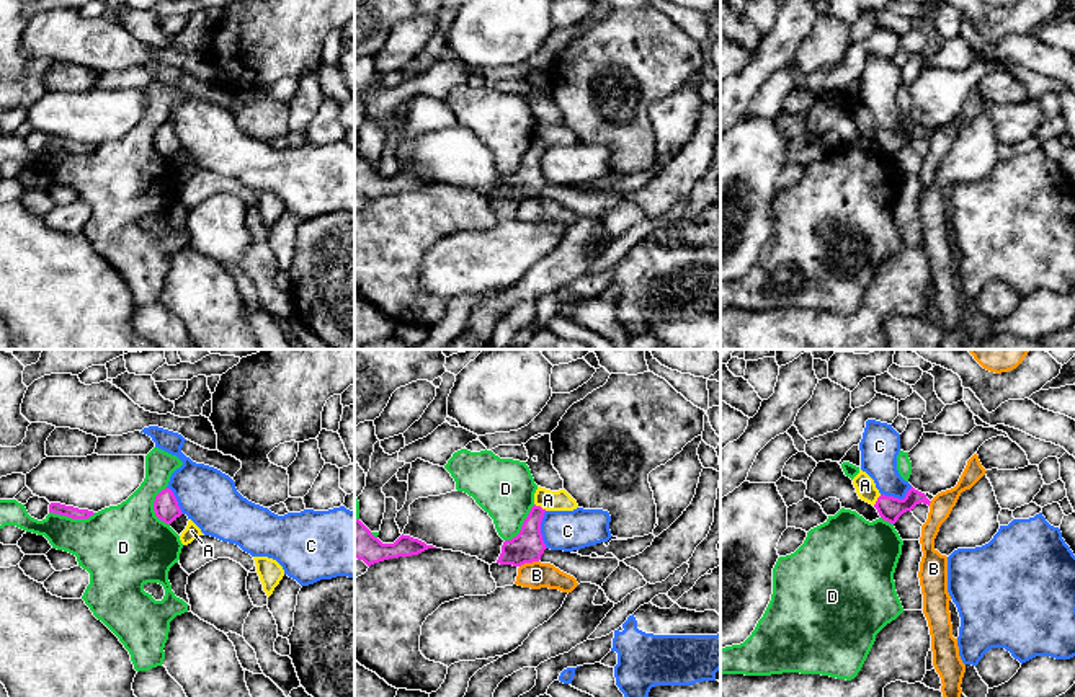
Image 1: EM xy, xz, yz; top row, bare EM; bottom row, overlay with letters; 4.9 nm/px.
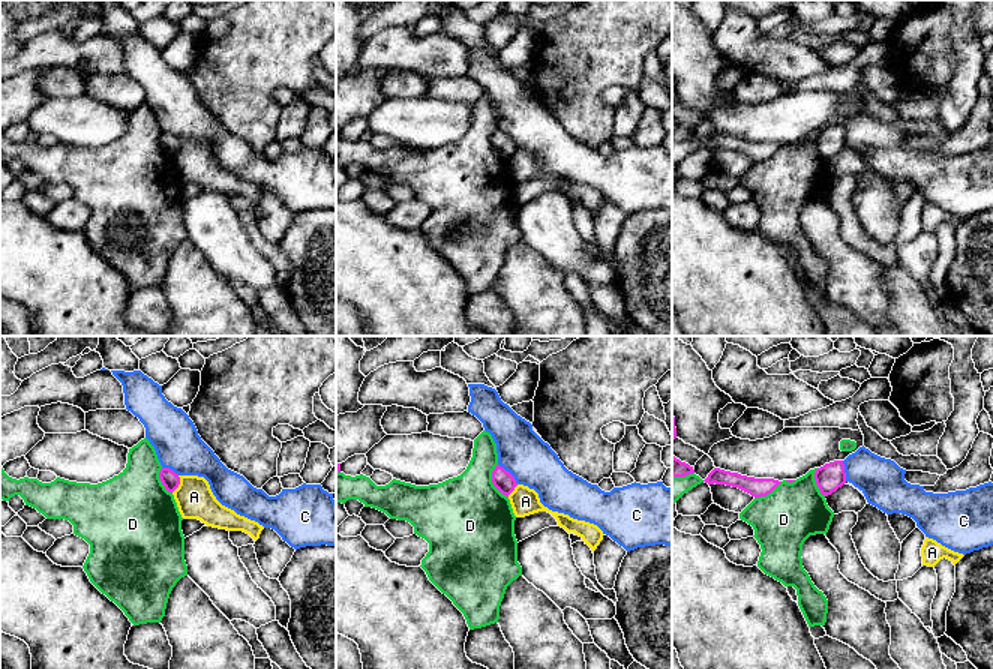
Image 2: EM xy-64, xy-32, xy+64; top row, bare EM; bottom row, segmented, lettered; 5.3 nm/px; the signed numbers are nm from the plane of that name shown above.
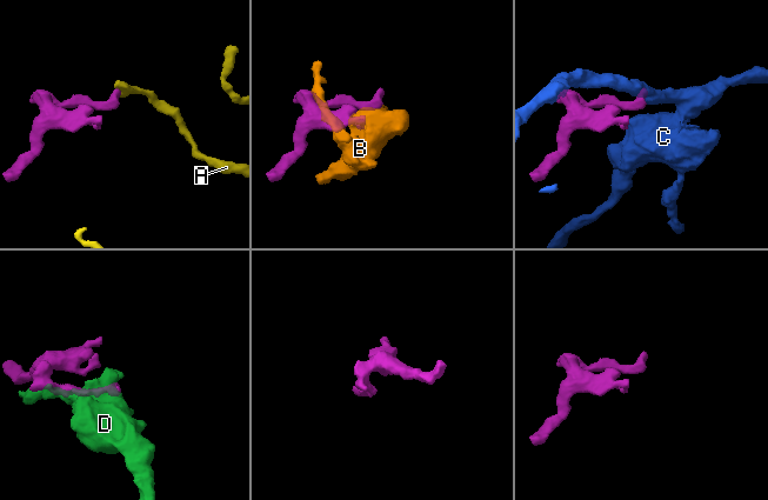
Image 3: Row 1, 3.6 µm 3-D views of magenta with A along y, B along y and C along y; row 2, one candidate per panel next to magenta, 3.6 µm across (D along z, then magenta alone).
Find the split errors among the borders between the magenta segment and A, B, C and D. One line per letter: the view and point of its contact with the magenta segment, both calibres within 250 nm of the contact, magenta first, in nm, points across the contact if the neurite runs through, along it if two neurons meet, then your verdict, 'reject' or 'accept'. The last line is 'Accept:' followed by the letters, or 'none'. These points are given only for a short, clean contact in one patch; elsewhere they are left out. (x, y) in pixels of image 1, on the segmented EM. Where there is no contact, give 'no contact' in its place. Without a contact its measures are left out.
A: contact xz (539, 506); calibres 160 and 100 nm; border xz (535, 503), (546, 510); reject
B: contact xz (528, 562); calibres 160 and 140 nm; reject
C: contact xz (539, 529); calibres 160 and 200 nm; border xz (544, 511), (541, 536), (548, 547); reject
D: contact xy (72, 518); calibres 60 and 380 nm; reject
Accept: none

